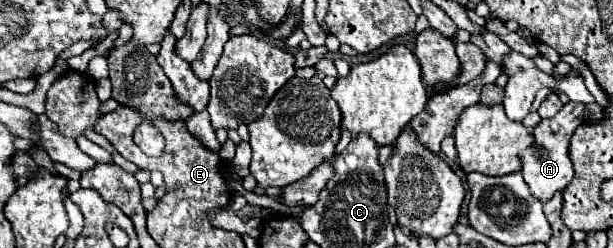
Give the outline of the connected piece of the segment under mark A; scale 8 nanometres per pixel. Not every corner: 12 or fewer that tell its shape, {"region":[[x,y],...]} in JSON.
{"region":[[570,101],[532,131],[520,153],[532,195],[548,201],[574,177],[568,147],[583,122]]}

